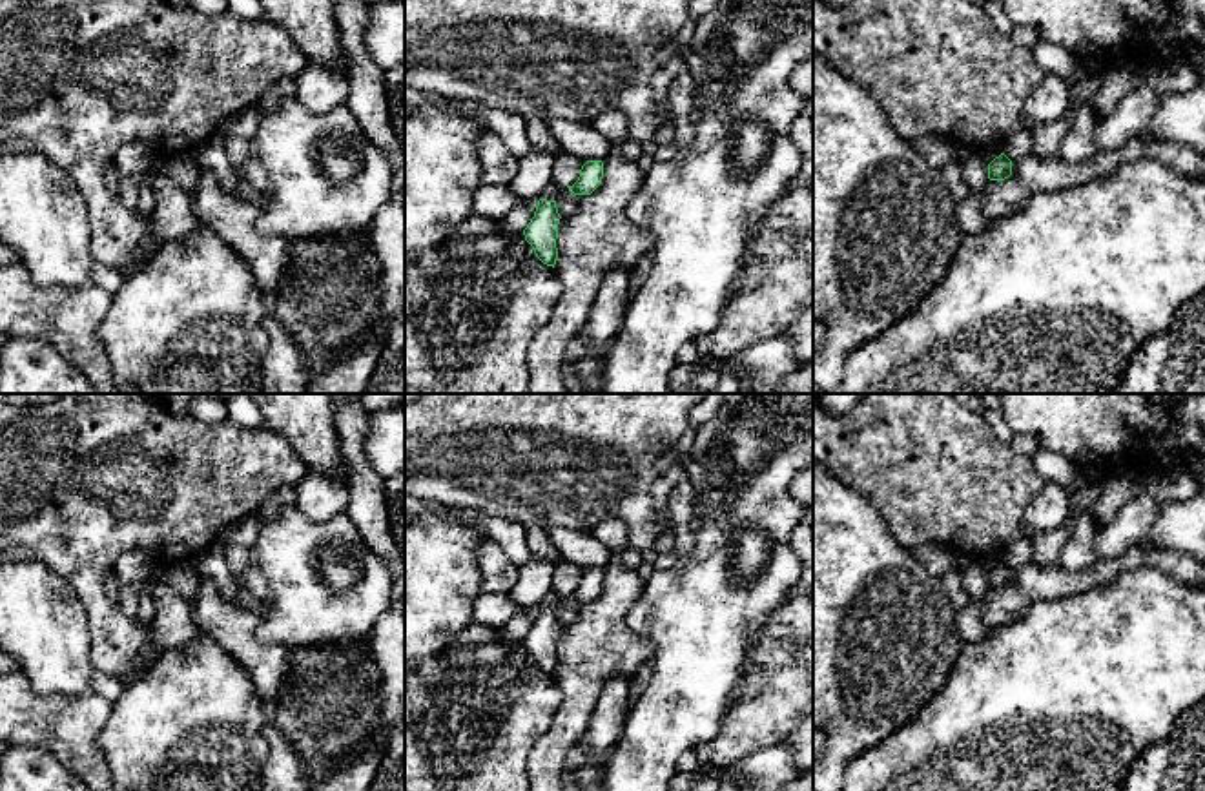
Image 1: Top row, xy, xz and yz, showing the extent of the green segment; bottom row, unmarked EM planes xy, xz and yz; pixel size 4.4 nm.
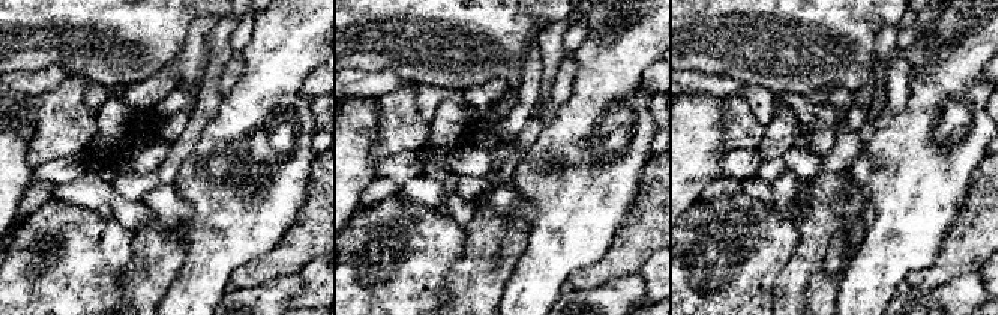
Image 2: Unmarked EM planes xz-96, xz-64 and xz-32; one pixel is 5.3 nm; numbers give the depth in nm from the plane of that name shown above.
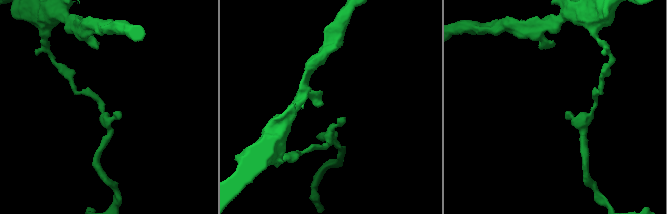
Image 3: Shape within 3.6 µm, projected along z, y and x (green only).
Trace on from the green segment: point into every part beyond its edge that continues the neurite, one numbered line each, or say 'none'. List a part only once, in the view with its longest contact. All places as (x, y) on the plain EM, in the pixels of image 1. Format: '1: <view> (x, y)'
none

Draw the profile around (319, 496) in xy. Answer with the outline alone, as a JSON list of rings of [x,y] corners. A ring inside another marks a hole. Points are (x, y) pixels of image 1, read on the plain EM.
[[[308,470],[295,494],[295,507],[310,521],[324,521],[348,507],[348,488],[335,474]]]

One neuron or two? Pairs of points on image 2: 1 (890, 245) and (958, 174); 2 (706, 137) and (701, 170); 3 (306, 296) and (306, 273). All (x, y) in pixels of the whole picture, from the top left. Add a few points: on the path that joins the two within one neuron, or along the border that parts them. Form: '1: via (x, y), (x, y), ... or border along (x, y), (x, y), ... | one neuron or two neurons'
1: via (908, 227), (940, 192) | one neuron
2: via (701, 144), (701, 162) | one neuron
3: via (308, 290), (308, 279) | one neuron

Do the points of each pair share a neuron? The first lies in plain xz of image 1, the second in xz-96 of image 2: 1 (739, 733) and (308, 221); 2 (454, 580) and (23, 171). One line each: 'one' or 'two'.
1: one
2: one

